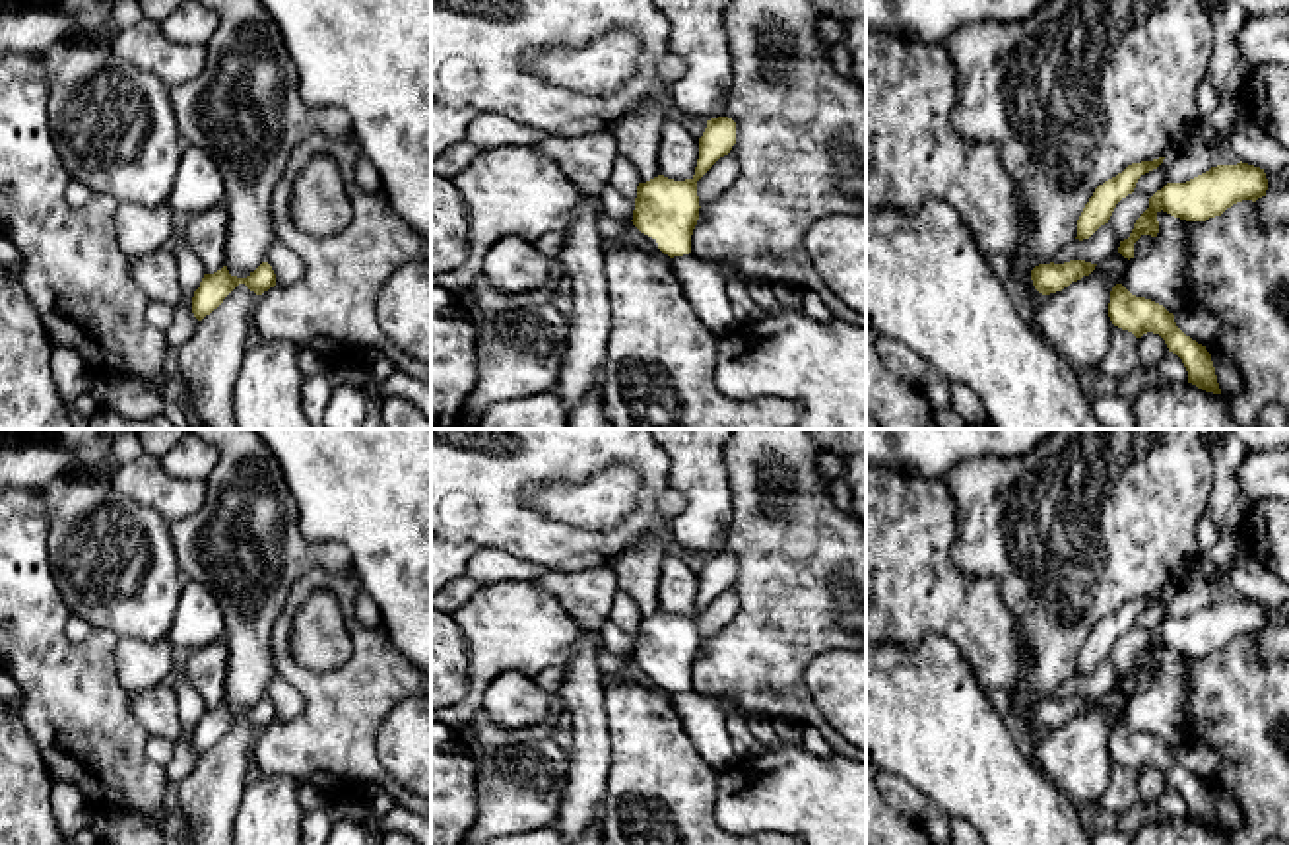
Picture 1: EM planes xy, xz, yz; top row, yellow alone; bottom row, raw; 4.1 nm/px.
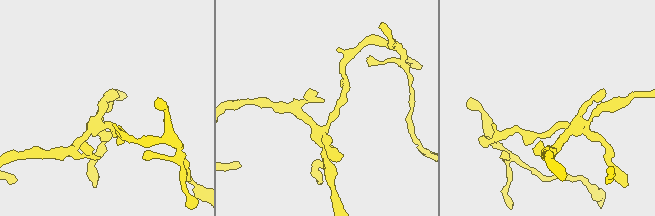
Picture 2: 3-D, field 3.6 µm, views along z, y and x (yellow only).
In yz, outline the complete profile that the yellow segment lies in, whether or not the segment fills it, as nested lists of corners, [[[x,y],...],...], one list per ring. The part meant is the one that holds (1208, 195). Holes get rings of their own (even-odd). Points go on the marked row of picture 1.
[[[1242,161],[1211,167],[1186,183],[1167,183],[1149,198],[1149,208],[1136,220],[1130,237],[1120,241],[1118,253],[1130,260],[1134,258],[1134,243],[1141,235],[1157,237],[1161,210],[1186,221],[1206,221],[1237,202],[1256,202],[1266,196],[1266,190],[1264,169]]]

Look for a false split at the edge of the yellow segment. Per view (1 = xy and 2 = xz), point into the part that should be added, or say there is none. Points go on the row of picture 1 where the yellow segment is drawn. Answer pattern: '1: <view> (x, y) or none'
1: none
2: none

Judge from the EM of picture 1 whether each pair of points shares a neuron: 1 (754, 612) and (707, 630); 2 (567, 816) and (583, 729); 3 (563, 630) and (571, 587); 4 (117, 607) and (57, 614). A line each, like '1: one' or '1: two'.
1: two
2: one
3: two
4: two

